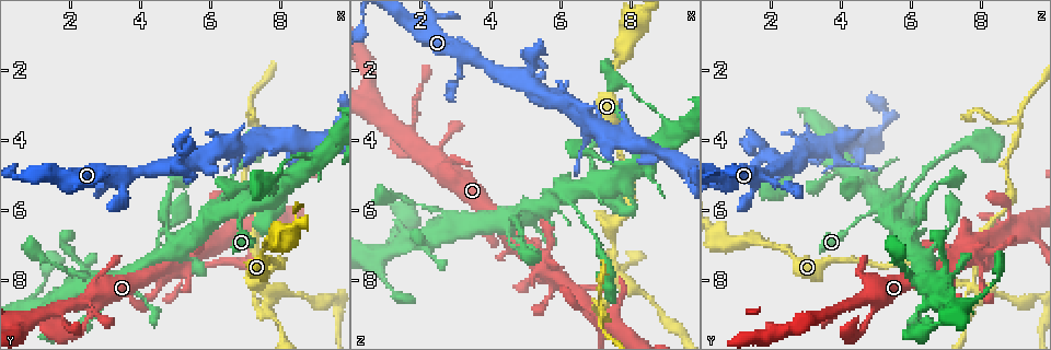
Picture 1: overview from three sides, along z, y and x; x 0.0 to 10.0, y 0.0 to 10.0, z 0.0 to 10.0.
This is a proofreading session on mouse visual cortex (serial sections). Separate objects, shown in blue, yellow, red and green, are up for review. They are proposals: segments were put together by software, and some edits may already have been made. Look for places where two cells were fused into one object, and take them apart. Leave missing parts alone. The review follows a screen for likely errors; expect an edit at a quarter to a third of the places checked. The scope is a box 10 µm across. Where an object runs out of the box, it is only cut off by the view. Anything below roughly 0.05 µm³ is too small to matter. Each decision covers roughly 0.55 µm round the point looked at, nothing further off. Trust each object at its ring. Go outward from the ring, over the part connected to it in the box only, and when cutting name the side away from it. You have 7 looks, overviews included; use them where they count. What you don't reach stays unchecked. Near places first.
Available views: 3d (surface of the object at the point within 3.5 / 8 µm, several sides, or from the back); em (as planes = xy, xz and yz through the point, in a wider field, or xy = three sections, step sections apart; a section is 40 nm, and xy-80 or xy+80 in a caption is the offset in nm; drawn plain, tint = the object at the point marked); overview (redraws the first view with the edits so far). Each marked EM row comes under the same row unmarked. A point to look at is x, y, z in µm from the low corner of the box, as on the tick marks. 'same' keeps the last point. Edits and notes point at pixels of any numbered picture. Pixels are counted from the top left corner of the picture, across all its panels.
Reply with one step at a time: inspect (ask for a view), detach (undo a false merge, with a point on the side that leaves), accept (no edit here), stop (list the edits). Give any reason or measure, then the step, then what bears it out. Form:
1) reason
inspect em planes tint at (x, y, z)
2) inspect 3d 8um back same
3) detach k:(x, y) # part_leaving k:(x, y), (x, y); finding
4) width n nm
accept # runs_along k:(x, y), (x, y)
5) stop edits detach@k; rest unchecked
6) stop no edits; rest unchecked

three-way junction
inspect 3d 8um at (6.30, 5.75, 5.80)

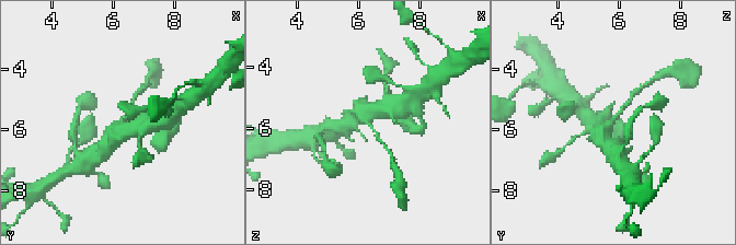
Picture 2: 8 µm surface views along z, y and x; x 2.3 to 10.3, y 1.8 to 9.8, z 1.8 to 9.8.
arms 3; arm_widths 150, 450, 500 nm; now the EM
inspect em xy step 3 tint same

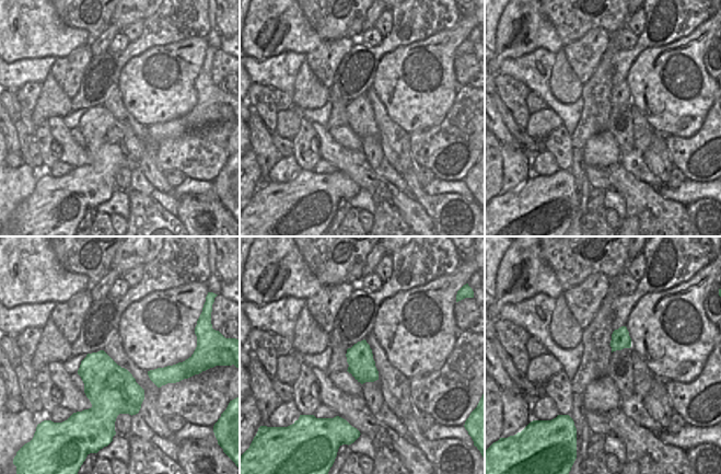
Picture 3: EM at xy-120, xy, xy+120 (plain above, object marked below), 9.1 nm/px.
width 240 nm
accept # runs_along 2:(595, 129), (609, 129), (630, 98); one cell here

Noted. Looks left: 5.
abrupt turn
inspect 3d 3.5um at (1.05, 8.60, 7.20)

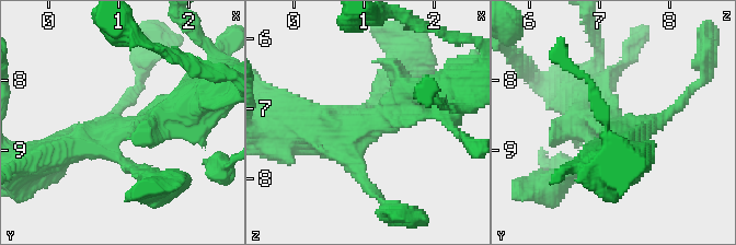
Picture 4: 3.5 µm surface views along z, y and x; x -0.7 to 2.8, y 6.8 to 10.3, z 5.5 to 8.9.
arms 4; arm_widths 150, 200, 400, 450 nm
inspect em planes tint at (1.05, 8.70, 7.25)

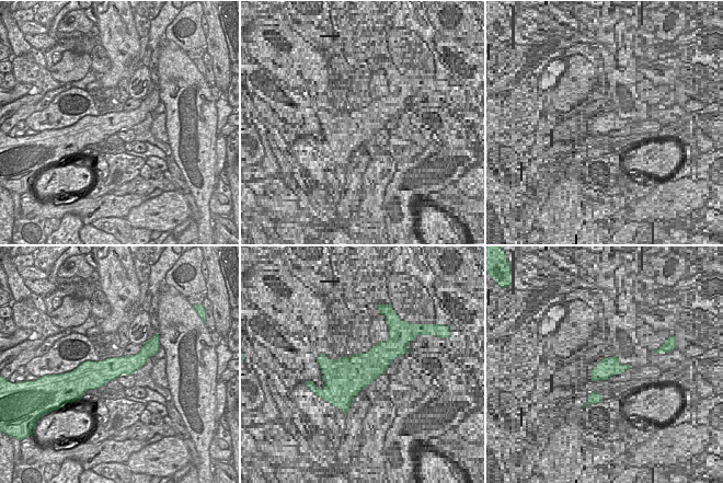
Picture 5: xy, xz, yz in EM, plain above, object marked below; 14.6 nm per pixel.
width 340 nm
accept # runs_along 4:(179, 109), (60, 150); all the same cell

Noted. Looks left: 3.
three arms meet
inspect 3d 3.5um at (1.70, 8.85, 3.85)

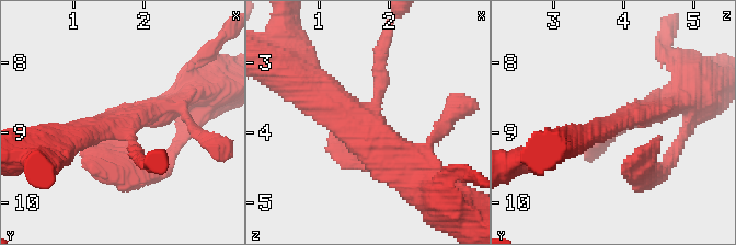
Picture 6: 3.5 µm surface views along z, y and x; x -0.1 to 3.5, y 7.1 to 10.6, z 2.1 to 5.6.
need the tissue
inspect em xy step 5 tint at (1.65, 8.85, 3.85)

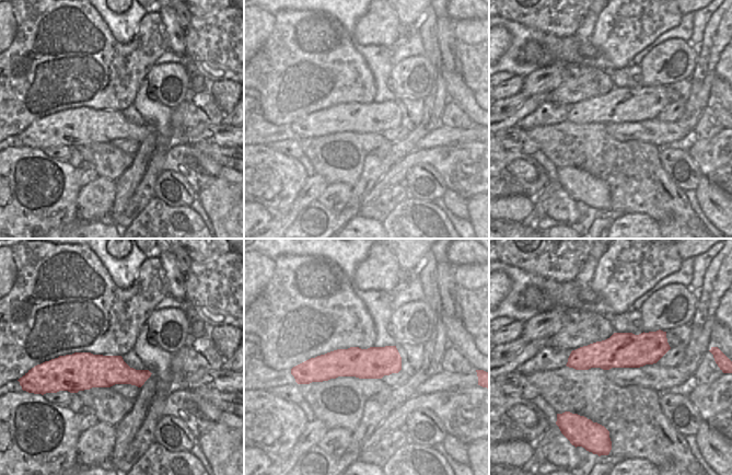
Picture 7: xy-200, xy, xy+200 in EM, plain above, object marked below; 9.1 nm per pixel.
width 300 nm
accept # runs_along 7:(663, 348), (618, 350), (570, 363); continuous, no second cell

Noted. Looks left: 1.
stop no edits; rest unchecked

